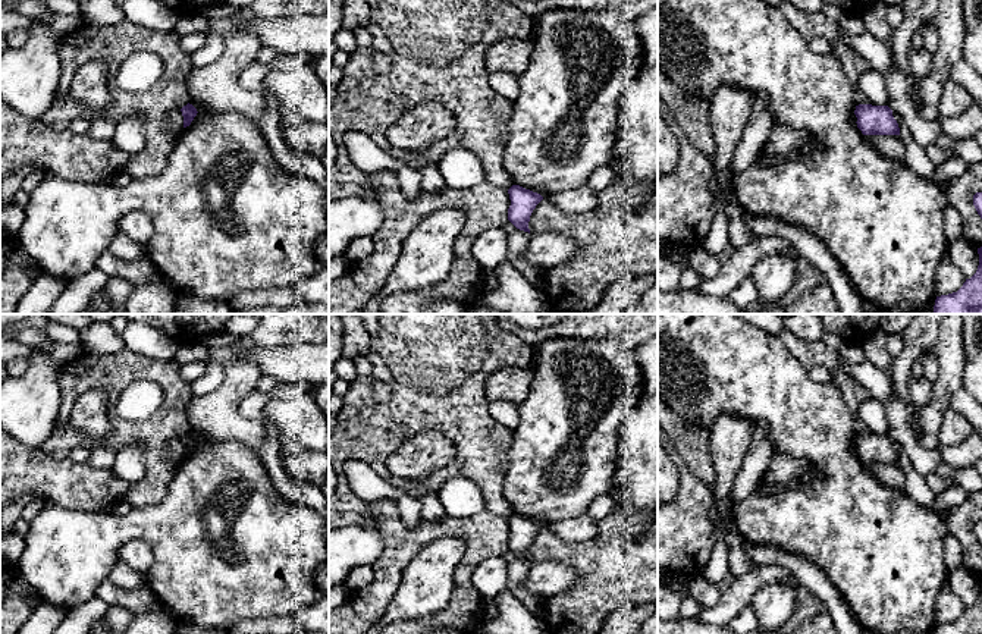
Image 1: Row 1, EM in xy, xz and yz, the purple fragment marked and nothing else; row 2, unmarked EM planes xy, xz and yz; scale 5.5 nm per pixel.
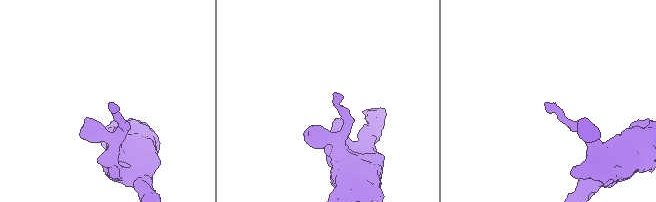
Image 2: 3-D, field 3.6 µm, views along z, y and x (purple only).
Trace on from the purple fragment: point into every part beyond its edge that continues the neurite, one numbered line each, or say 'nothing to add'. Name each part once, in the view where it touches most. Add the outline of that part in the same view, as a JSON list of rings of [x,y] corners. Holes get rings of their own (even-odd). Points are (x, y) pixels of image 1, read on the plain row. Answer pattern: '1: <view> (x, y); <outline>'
nothing to add

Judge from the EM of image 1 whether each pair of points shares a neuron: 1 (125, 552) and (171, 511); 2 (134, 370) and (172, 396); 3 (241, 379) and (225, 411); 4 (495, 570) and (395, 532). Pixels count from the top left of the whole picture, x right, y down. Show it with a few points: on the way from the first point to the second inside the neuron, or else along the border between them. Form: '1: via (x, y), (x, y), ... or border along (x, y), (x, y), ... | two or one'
1: border along (125, 540), (148, 546), (151, 565), (146, 574) | two
2: via (146, 370), (153, 370), (168, 385) | one
3: via (235, 386), (226, 396), (225, 404) | one
4: border along (501, 555), (473, 573), (482, 596) | two

